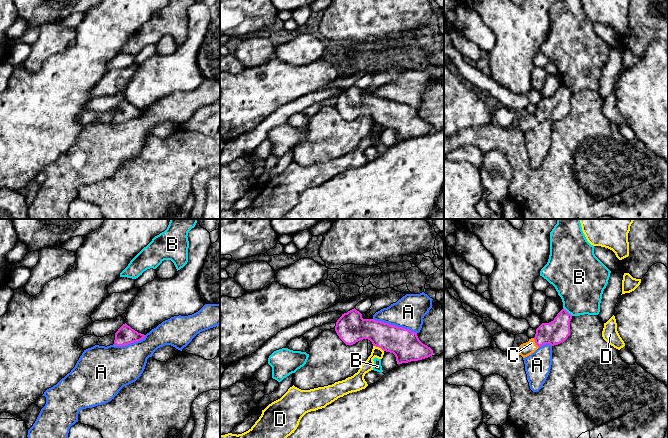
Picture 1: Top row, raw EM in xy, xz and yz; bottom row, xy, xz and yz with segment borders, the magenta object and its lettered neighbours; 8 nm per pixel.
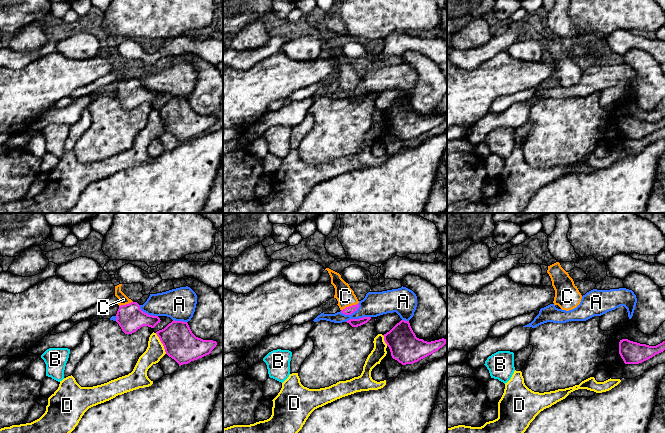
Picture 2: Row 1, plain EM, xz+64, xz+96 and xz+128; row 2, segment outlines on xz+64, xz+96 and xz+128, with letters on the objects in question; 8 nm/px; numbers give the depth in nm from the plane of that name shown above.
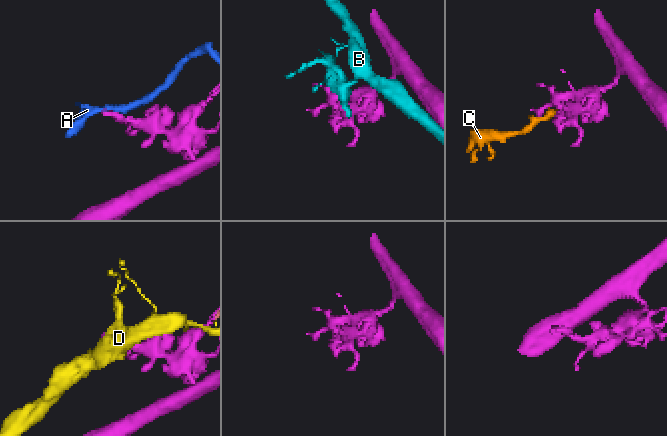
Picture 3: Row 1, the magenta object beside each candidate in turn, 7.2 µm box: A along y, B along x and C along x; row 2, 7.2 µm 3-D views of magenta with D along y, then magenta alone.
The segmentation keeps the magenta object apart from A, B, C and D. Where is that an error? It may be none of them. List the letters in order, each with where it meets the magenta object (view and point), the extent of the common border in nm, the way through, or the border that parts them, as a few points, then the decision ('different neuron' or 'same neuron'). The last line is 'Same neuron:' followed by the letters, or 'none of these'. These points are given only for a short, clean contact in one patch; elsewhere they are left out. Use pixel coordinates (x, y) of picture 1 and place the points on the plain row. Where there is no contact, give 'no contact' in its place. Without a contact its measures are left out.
A: meets magenta in xz at (394, 101); contact 380 nm long; different neuron
B: meets magenta in yz at (567, 88); contact 100 nm long; different neuron
C: meets magenta in yz at (535, 118); contact 90 nm long; runs through yz (555, 108), (546, 109), (535, 118), (525, 125); same neuron
D: meets magenta in xz at (378, 122); contact 100 nm long; different neuron
Same neuron: C

